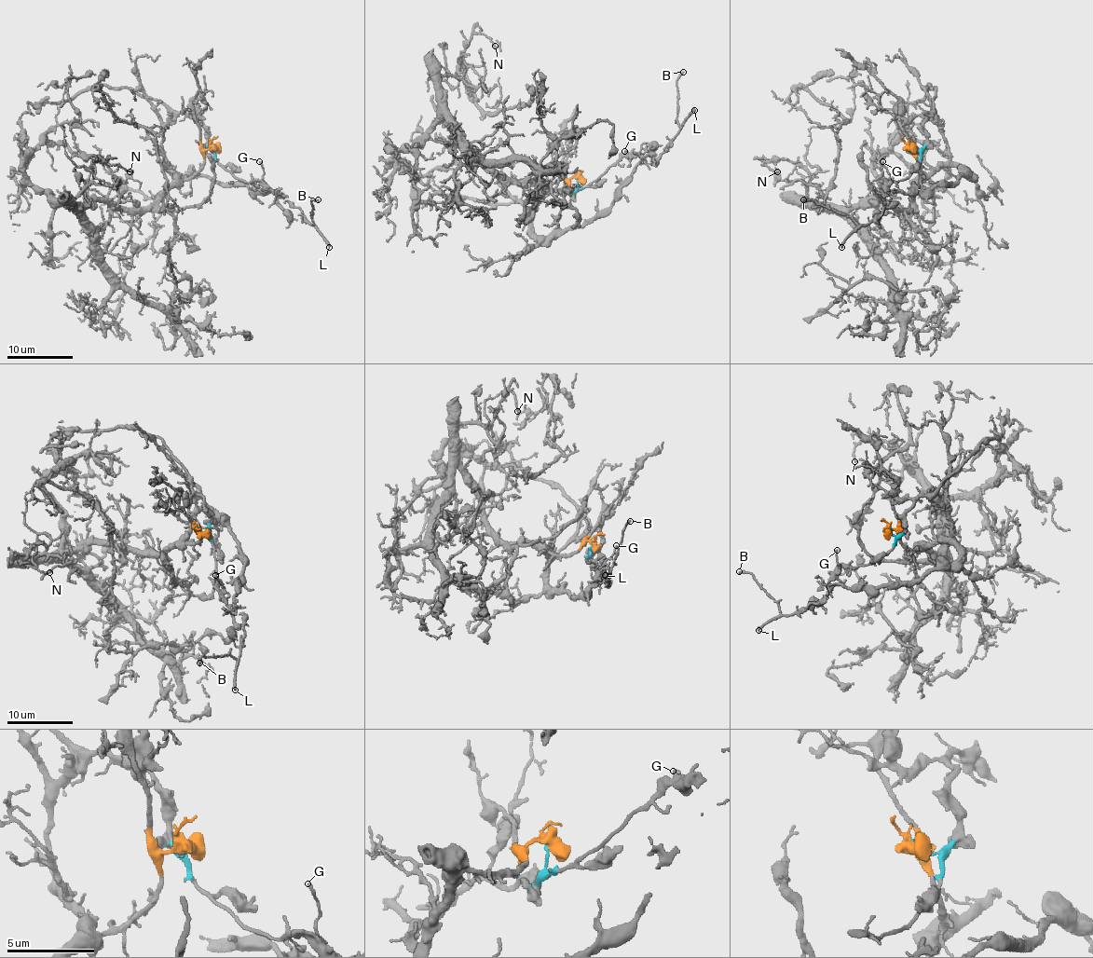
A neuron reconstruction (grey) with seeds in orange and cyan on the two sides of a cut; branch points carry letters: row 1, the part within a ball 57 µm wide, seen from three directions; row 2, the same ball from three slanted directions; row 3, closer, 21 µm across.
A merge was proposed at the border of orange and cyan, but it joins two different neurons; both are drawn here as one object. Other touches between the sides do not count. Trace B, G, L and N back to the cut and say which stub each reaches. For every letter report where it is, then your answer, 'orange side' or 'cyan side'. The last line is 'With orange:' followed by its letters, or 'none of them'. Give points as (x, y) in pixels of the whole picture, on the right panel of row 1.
B: at (803, 199); cyan side
G: at (882, 161); cyan side
L: at (841, 247); cyan side
N: at (777, 171); orange side
With orange: N

